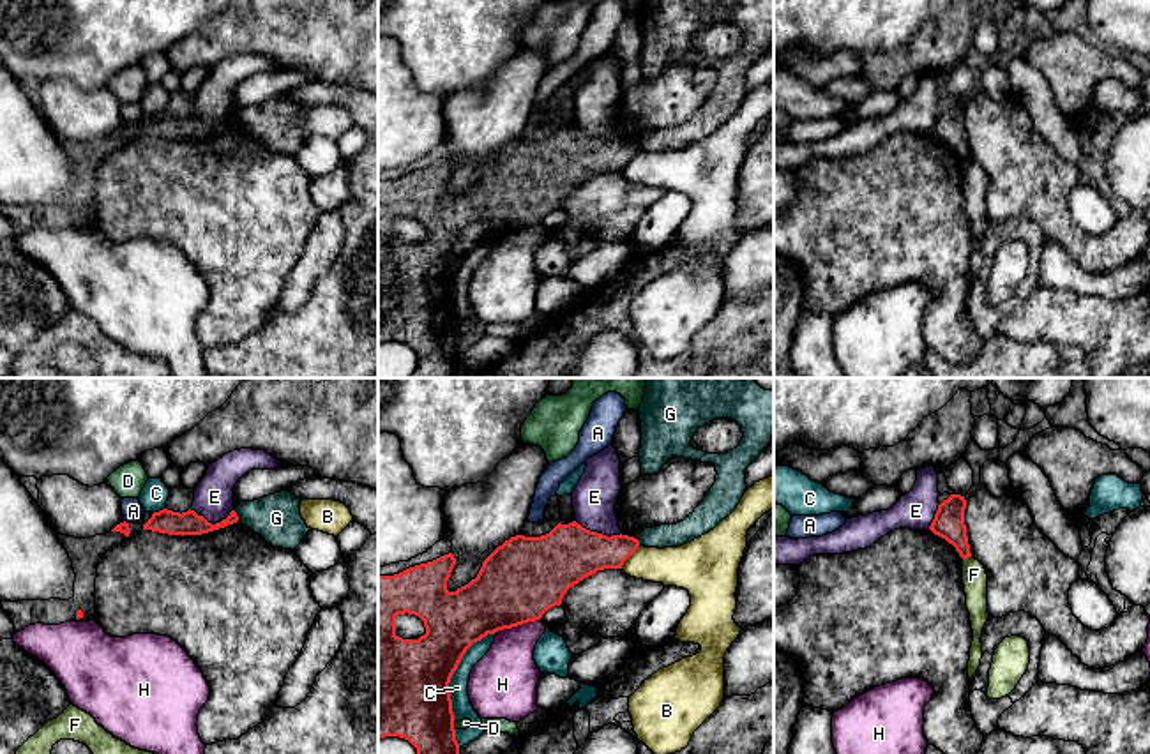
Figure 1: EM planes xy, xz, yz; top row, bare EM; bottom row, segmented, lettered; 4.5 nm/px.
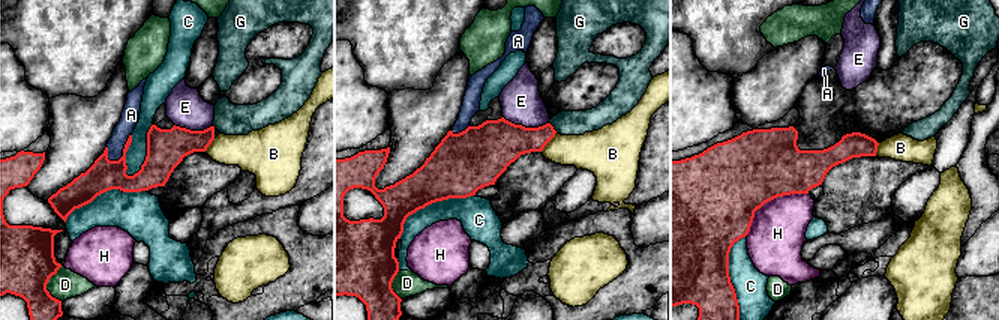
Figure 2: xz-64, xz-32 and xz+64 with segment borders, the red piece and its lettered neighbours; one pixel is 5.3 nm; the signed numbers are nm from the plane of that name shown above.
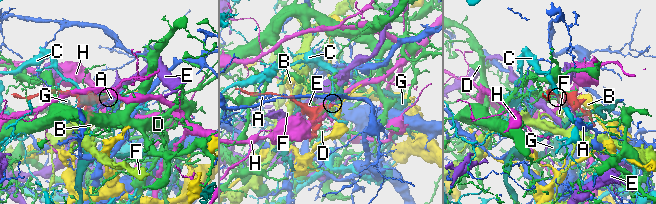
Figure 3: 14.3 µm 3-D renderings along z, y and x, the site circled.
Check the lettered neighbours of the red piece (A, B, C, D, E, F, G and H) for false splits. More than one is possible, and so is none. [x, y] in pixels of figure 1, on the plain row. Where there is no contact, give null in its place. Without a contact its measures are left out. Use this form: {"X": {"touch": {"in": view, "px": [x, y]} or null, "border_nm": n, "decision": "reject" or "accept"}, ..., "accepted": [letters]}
{"A": {"touch": {"in": "xy", "px": [124, 126]}, "border_nm": 30, "decision": "reject"}, "B": {"touch": {"in": "xz", "px": [629, 159]}, "border_nm": 140, "decision": "reject"}, "C": {"touch": {"in": "xz", "px": [456, 272]}, "border_nm": 480, "decision": "reject"}, "D": {"touch": {"in": "xz", "px": [453, 331]}, "border_nm": 40, "decision": "reject"}, "E": {"touch": {"in": "xy", "px": [211, 128]}, "border_nm": 200, "decision": "reject"}, "F": {"touch": {"in": "yz", "px": [967, 161]}, "border_nm": 50, "decision": "reject"}, "G": {"touch": {"in": "xy", "px": [237, 120]}, "border_nm": 50, "decision": "reject"}, "H": {"touch": {"in": "xz", "px": [520, 228]}, "border_nm": 190, "decision": "reject"}, "accepted": []}

